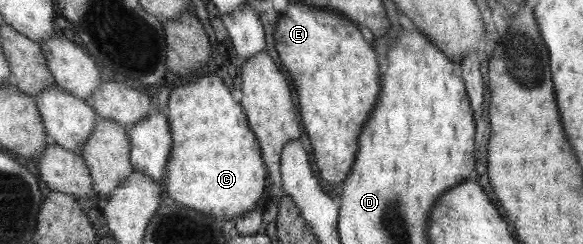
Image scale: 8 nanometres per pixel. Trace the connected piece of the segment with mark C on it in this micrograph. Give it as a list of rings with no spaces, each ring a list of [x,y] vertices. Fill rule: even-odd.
[[[208,74],[196,82],[183,84],[169,92],[165,114],[171,128],[172,153],[169,155],[164,186],[168,202],[209,213],[221,219],[235,219],[253,210],[253,201],[259,199],[265,185],[265,167],[259,155],[256,135],[245,121],[244,111],[229,95],[229,89],[219,77]]]

